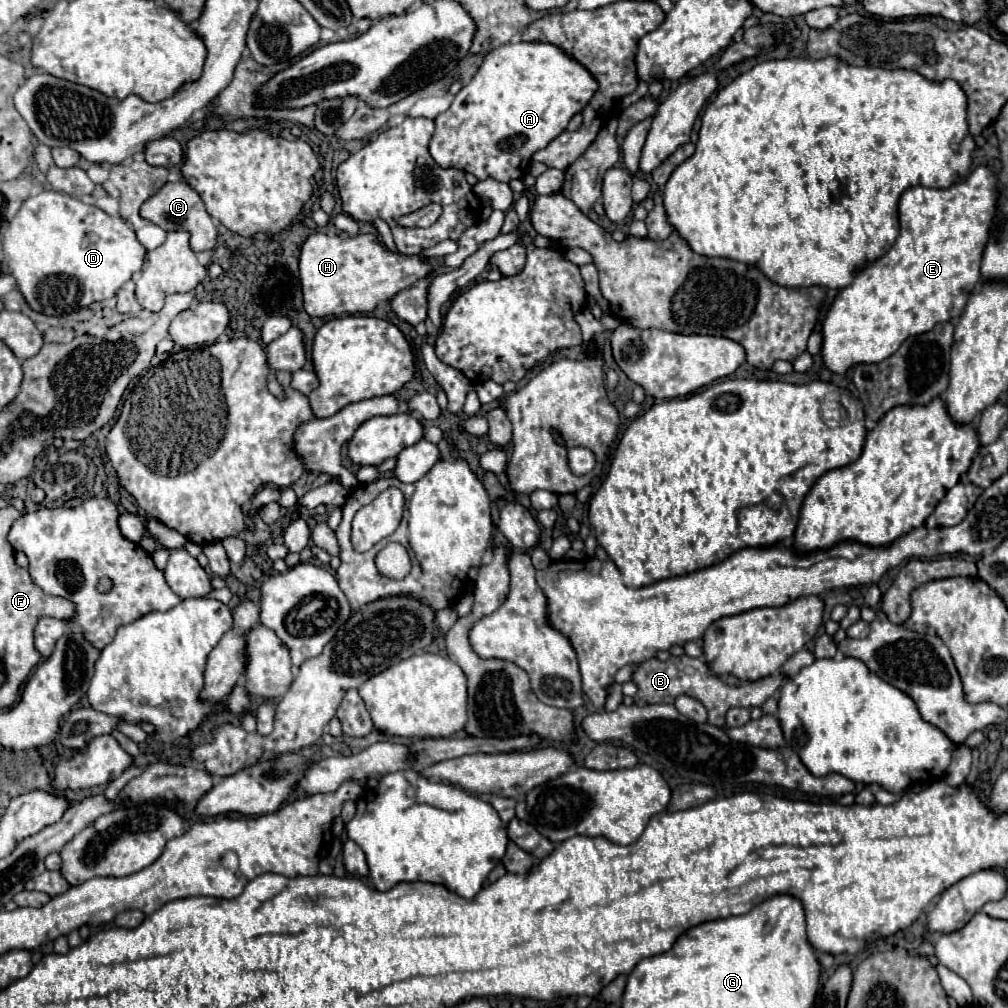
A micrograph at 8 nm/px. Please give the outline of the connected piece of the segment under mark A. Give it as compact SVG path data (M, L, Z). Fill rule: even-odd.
M524 41L502 45L484 57L478 73L456 93L450 109L434 119L436 131L430 141L430 155L440 167L462 169L476 179L488 175L504 183L510 179L522 179L528 173L532 155L556 139L566 129L568 121L586 107L594 93L596 79L592 79L576 59L564 55L560 47L552 47L552 43Z

